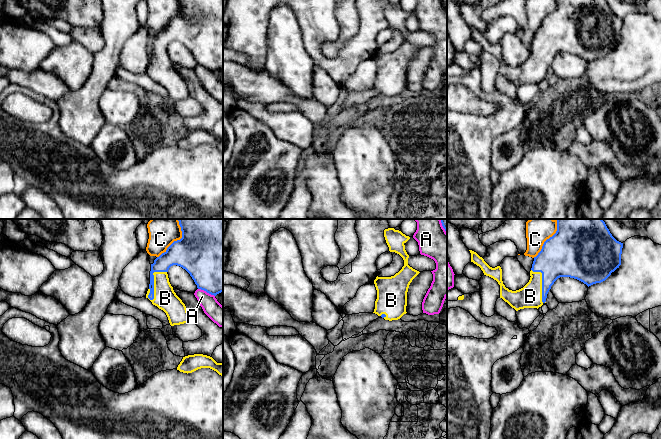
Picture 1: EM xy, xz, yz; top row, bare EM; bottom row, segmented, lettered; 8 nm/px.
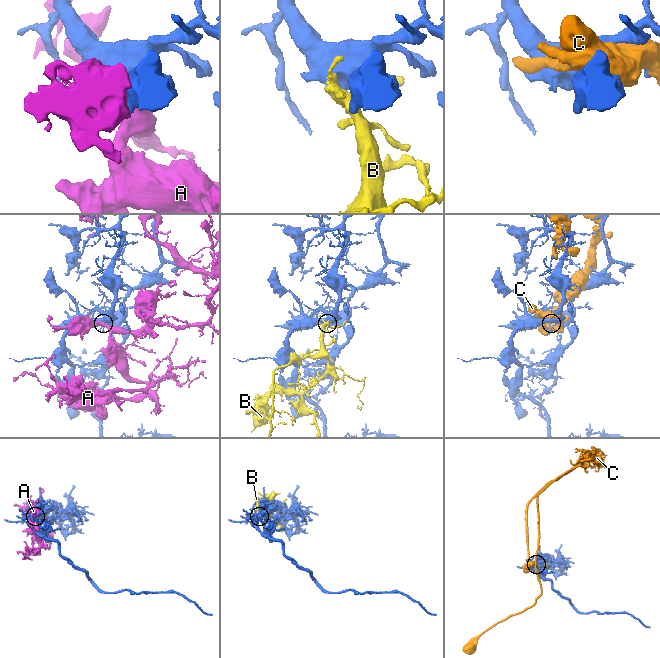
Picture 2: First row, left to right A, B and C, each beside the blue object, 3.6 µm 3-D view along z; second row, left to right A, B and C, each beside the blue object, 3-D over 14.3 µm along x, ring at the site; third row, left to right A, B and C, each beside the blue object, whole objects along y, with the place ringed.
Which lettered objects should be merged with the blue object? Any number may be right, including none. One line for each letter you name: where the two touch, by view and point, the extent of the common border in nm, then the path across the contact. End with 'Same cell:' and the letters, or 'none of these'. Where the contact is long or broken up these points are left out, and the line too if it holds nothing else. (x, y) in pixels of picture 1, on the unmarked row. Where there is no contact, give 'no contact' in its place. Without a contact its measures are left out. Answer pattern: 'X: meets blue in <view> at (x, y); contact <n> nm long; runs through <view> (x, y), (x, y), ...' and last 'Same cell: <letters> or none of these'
B: meets blue in xy at (153, 57); contact 280 nm long; runs through xy (171, 33), (153, 49), (153, 57), (165, 74)
Same cell: B

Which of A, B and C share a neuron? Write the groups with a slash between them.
A / B / C

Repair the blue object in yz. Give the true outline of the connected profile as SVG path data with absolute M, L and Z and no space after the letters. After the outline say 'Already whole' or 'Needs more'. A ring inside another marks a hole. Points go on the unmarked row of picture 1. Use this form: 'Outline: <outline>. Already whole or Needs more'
Outline: M557 0L556 9L534 33L529 58L516 67L503 60L500 42L492 44L469 27L471 38L500 61L500 74L518 87L546 79L551 62L560 53L577 55L588 63L605 57L621 41L622 24L606 0Z. Needs more

